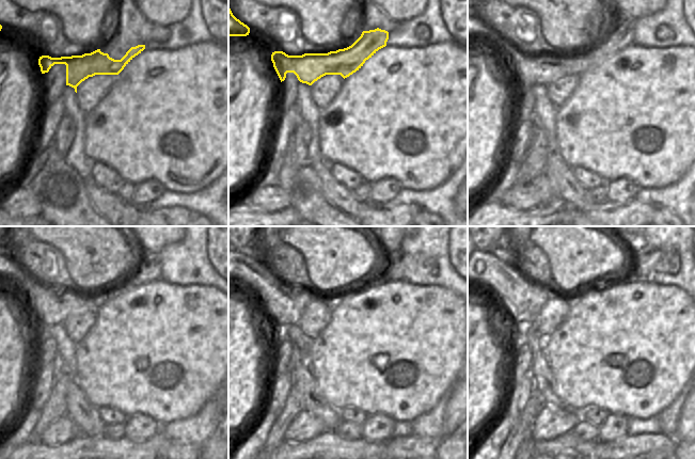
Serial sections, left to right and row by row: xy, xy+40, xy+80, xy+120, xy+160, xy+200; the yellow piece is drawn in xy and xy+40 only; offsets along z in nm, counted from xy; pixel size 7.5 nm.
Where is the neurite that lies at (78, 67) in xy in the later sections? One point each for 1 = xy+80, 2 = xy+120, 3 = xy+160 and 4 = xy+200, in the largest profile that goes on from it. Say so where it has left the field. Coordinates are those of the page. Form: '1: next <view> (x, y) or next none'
1: next xy+80 (530, 68)
2: next xy+120 (47, 306)
3: next xy+160 (284, 301)
4: next xy+200 (522, 296)

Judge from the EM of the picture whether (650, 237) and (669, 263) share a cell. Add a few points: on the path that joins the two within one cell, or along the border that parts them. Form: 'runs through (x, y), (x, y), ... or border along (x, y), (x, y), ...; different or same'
border along (637, 244), (674, 249), (681, 260); different

